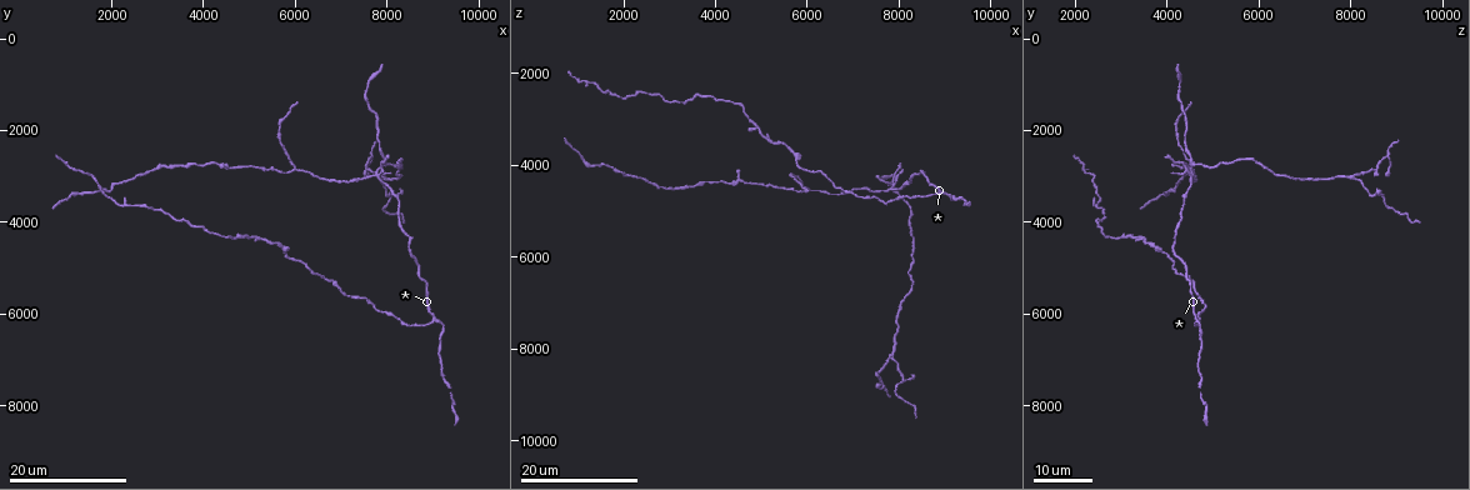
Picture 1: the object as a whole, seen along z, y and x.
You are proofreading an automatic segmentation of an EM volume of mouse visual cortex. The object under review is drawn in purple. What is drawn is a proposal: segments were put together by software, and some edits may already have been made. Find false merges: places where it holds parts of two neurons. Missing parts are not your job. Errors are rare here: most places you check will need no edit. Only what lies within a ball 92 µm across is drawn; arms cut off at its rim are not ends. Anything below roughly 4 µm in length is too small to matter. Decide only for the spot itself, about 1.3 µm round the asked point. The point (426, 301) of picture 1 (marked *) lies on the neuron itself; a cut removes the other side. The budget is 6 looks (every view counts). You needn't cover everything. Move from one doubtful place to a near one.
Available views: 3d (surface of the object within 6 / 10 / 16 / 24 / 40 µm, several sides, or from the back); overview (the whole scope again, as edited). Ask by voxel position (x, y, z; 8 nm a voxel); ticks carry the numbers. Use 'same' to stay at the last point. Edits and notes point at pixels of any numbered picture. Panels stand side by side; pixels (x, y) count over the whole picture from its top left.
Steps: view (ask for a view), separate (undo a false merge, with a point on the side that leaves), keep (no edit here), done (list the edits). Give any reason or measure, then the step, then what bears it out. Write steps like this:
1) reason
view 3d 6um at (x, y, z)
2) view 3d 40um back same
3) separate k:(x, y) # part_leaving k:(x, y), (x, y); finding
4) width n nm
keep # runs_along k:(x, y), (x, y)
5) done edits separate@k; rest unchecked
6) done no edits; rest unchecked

looks like a crossing
view 3d 24um at (7800, 2950, 4550)

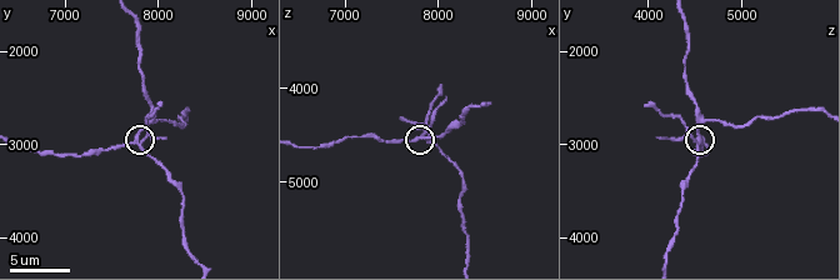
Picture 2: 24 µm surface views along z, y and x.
view 3d 10um at (7750, 2950, 4550)

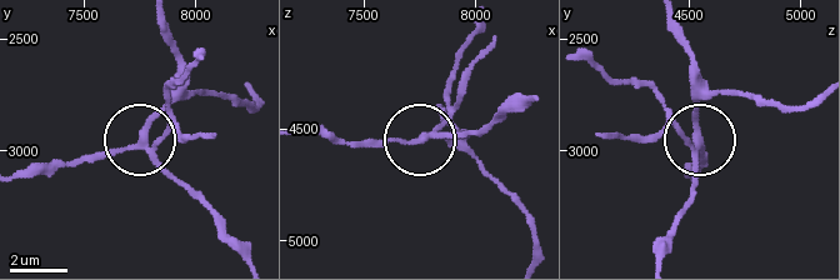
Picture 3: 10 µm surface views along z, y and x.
side_arm 55 um; arms 4
separate 3:(179, 126) # two neurons meet here

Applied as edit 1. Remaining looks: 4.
view overview

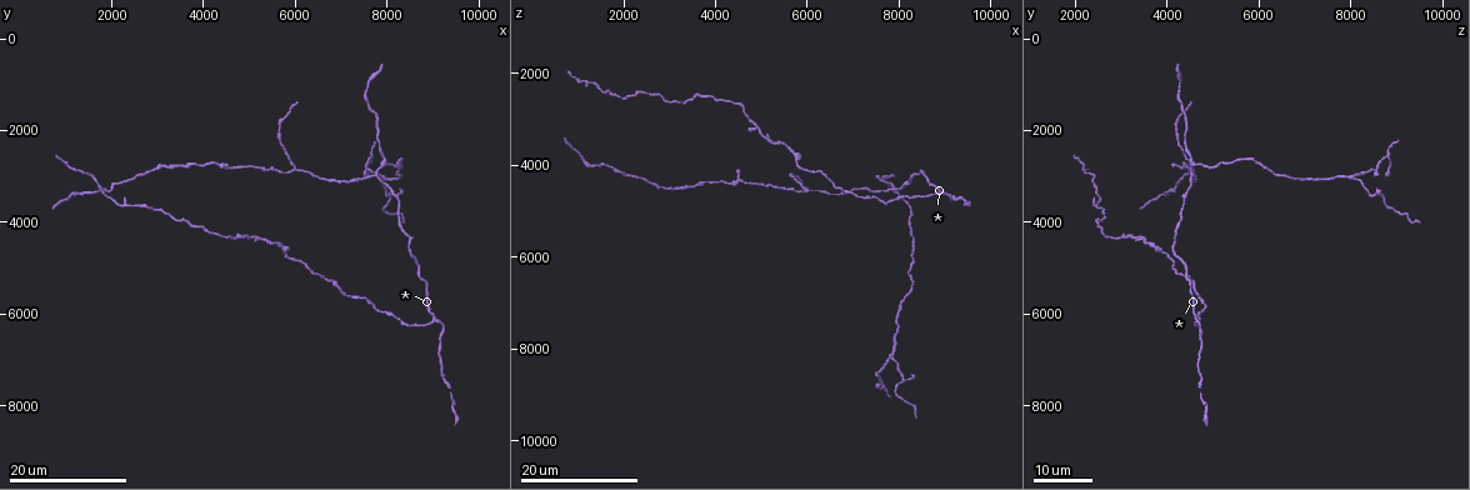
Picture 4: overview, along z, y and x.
two arms in line, one across
view 3d 16um at (7700, 2600, 8700)

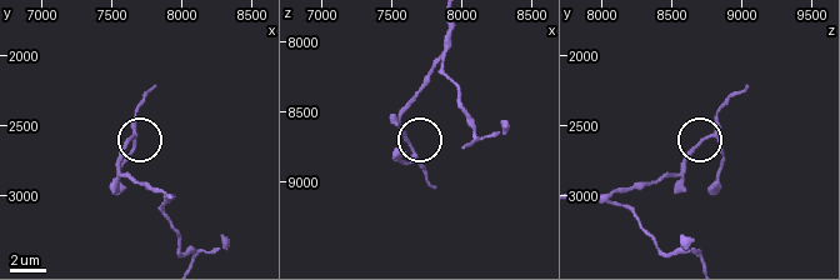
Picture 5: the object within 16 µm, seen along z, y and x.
view 3d 6um at (7640, 2600, 8740)

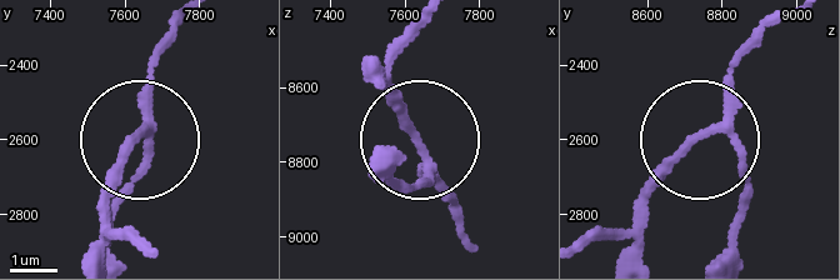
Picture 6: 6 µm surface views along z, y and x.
other side
view 3d 6um back at (7640, 2600, 8750)

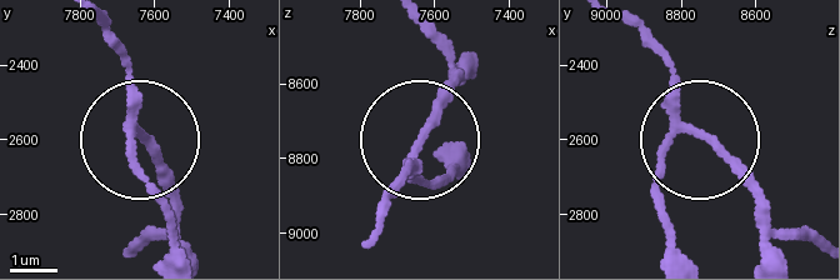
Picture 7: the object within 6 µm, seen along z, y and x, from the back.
width 150 nm
keep # continuous, no second neuron

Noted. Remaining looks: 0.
done edits separate@3; rest unchecked

